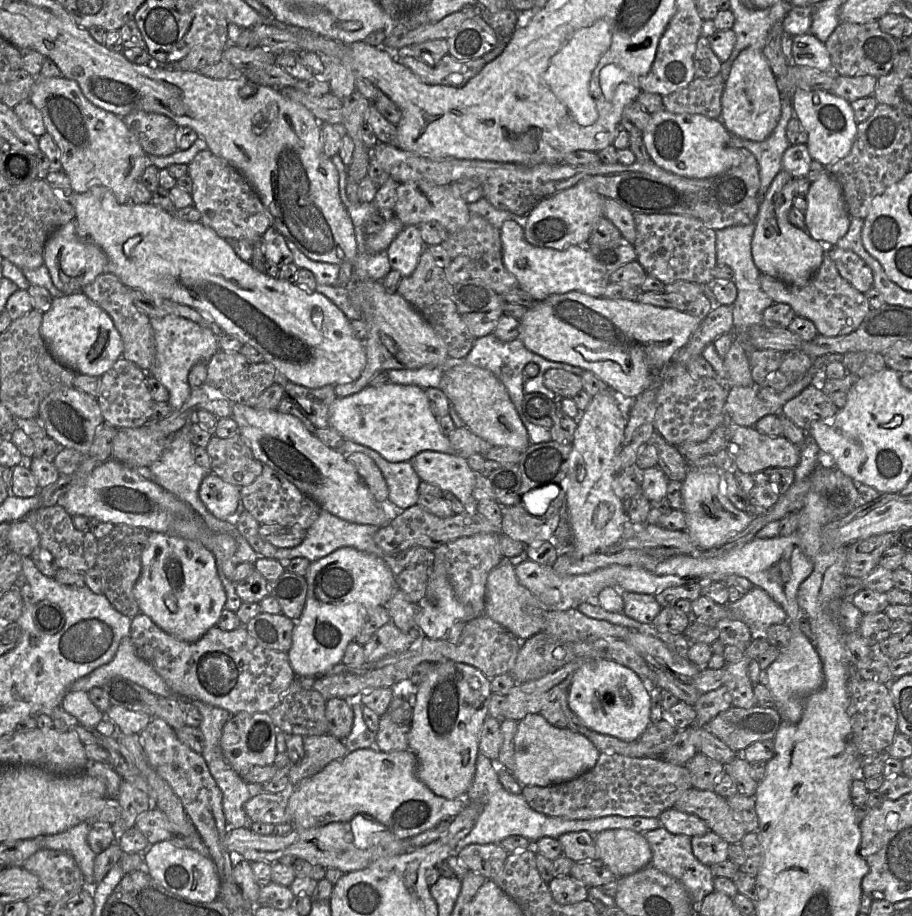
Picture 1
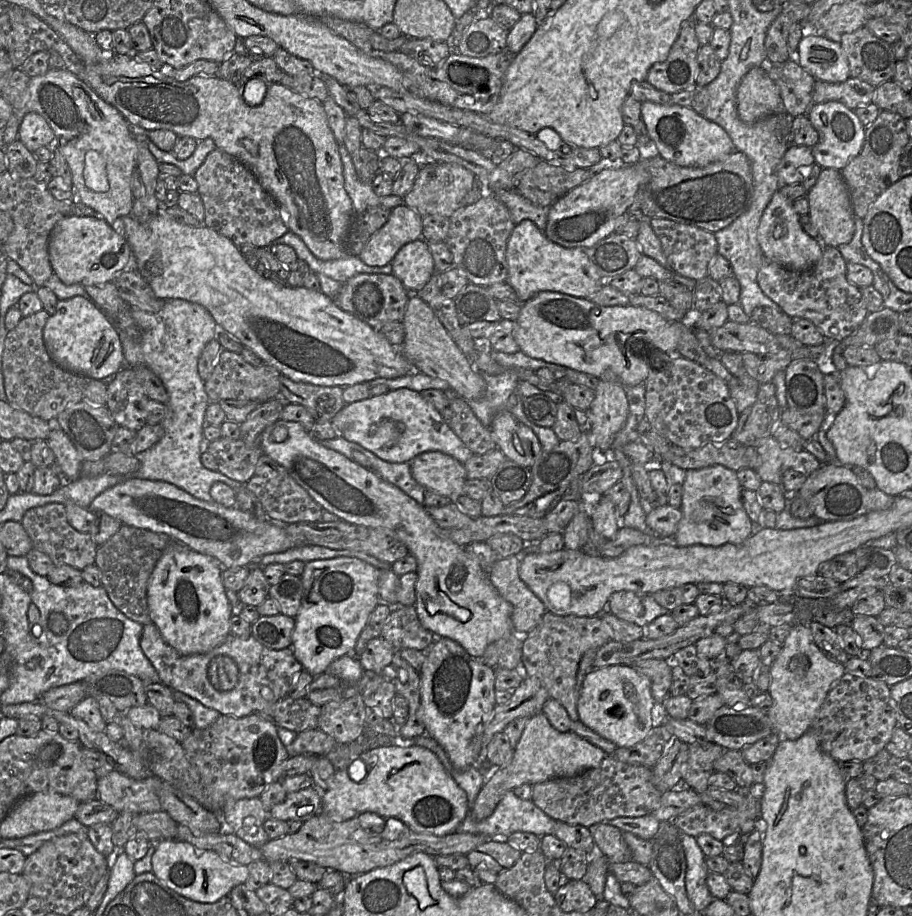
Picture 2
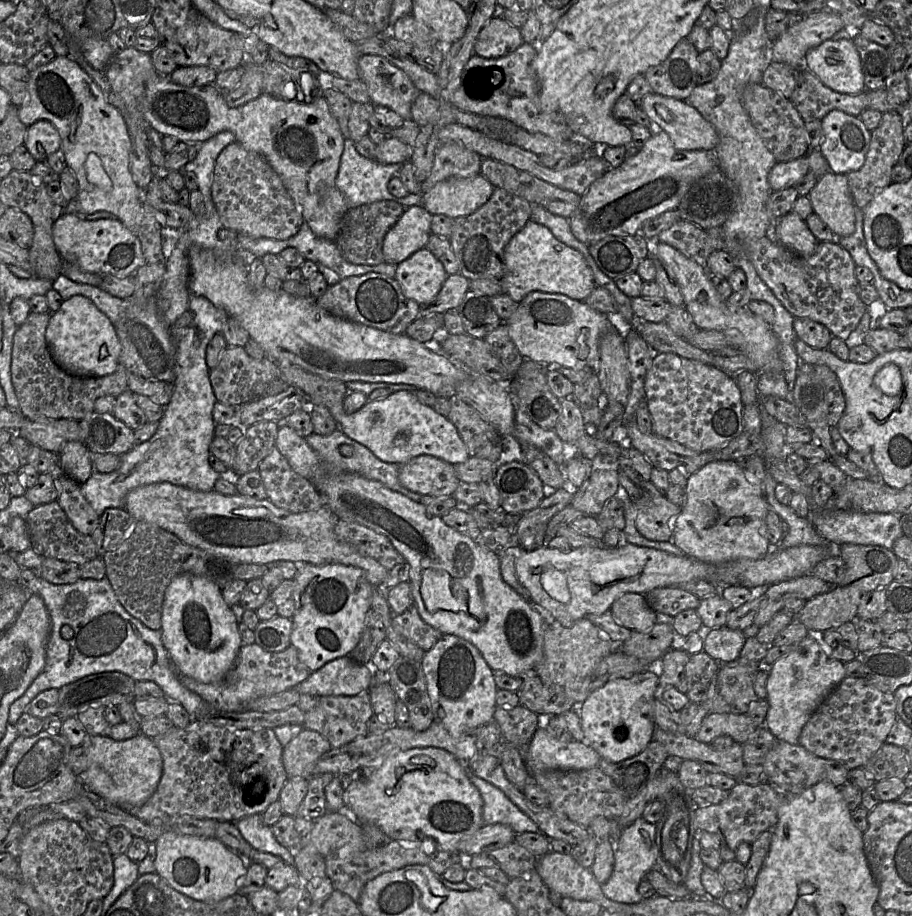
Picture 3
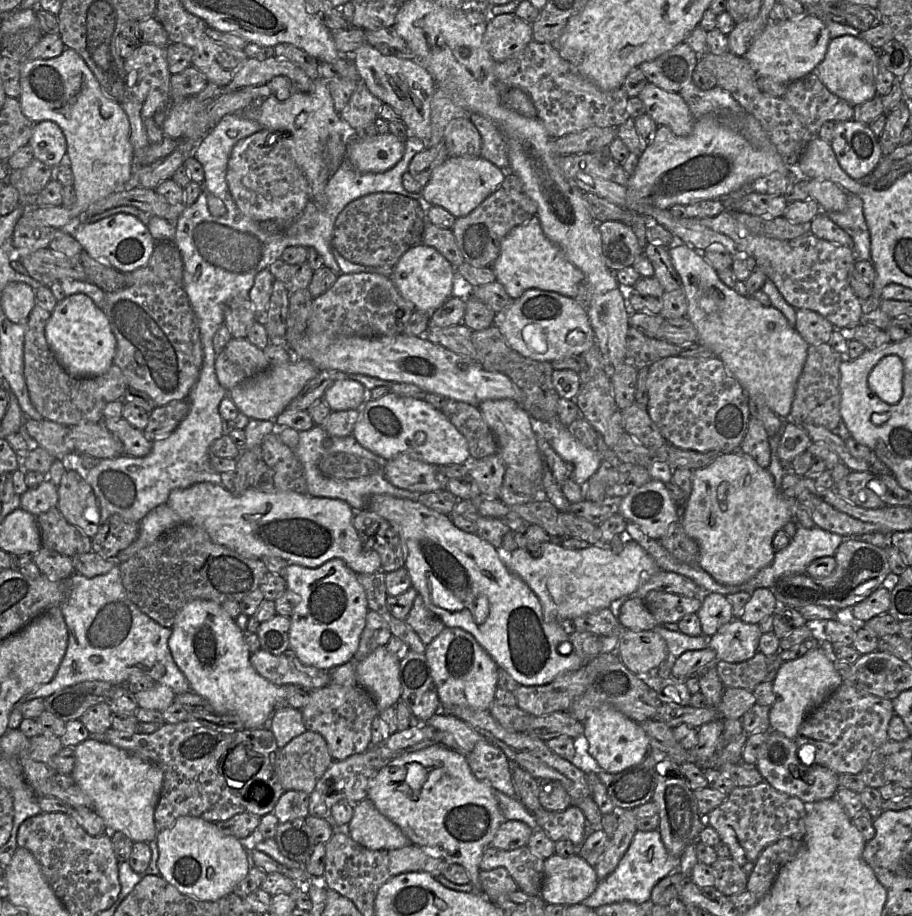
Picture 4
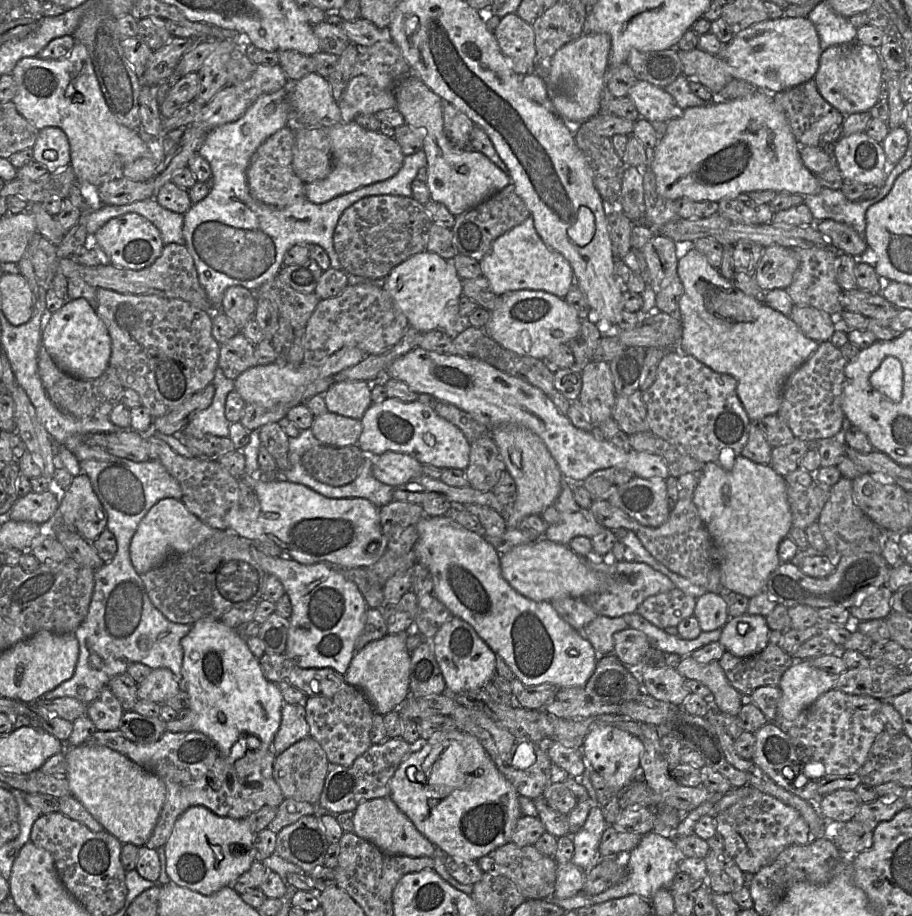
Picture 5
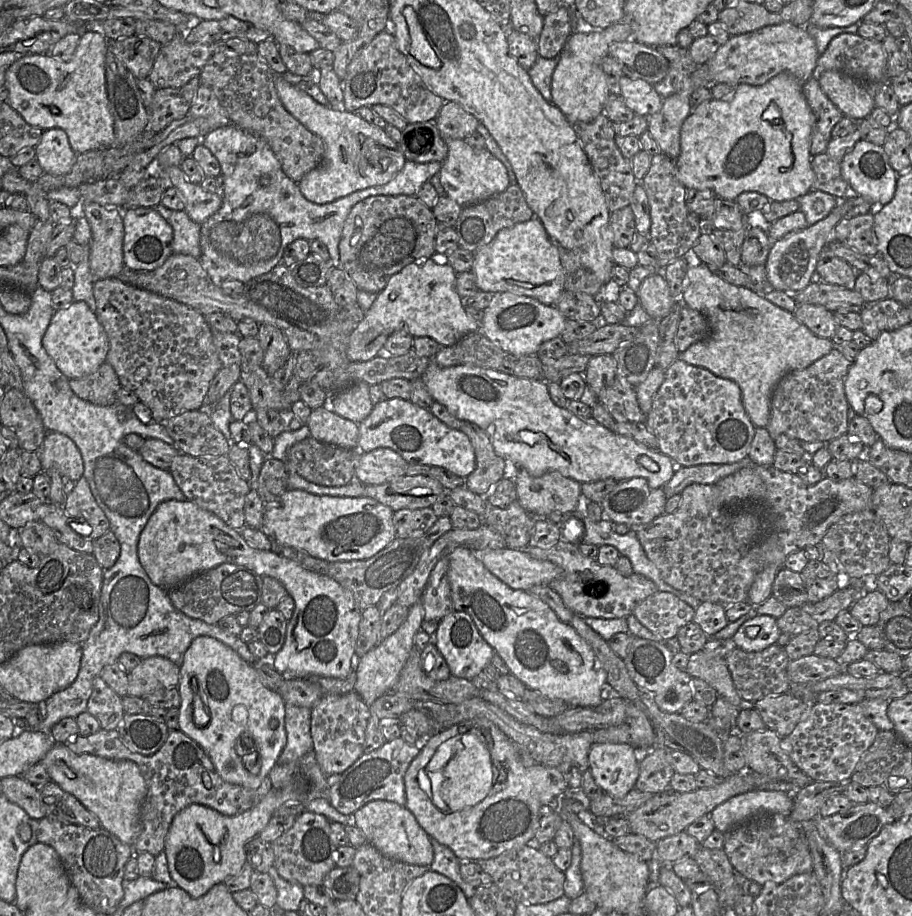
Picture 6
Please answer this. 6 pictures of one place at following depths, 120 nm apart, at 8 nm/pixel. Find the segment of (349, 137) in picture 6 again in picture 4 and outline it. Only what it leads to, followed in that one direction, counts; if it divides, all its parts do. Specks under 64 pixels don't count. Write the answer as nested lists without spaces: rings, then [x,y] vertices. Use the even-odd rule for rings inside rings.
[[[393,135],[352,138],[348,142],[346,160],[363,173],[381,173],[393,168],[403,157],[405,143]]]

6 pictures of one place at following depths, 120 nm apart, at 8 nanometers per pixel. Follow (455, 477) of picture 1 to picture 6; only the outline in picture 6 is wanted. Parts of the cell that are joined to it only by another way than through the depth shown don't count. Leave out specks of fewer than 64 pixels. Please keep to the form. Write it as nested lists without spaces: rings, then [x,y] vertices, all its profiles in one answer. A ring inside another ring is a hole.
[[[381,447],[361,454],[355,479],[364,485],[381,485],[405,476],[409,463],[390,448]]]

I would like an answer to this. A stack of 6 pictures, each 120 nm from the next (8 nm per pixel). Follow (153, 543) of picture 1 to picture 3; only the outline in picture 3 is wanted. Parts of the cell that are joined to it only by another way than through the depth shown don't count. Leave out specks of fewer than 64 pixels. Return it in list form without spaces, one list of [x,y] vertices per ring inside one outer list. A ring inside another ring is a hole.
[[[182,574],[168,585],[162,607],[162,642],[176,669],[202,683],[221,681],[233,667],[243,646],[238,622],[212,581]]]

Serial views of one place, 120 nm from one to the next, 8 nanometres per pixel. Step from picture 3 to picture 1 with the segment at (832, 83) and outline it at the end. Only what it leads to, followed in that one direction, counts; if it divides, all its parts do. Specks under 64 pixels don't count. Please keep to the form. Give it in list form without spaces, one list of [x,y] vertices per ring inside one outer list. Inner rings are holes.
[[[811,33],[793,36],[792,55],[798,66],[834,73],[825,44]]]

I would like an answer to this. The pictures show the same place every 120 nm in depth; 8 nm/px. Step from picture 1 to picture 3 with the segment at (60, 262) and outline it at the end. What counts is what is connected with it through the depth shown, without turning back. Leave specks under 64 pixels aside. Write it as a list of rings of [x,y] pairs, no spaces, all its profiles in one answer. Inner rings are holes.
[[[65,210],[57,213],[52,237],[62,260],[78,265],[94,274],[111,274],[117,277],[133,275],[143,263],[139,238],[119,219],[87,220]]]

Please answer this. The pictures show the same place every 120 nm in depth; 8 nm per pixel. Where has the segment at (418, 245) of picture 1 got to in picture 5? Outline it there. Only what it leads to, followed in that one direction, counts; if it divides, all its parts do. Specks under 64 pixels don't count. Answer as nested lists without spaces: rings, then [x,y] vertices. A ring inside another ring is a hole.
[[[424,250],[395,266],[386,277],[383,289],[406,316],[409,325],[419,332],[440,330],[454,339],[470,326],[467,319],[459,315],[462,279],[457,275],[451,261],[436,253]]]

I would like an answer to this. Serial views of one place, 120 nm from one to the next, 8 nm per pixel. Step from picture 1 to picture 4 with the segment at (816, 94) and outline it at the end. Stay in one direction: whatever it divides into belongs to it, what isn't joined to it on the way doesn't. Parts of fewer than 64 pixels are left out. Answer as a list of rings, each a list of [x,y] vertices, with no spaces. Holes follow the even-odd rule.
[[[853,119],[835,123],[830,145],[841,169],[855,180],[862,180],[869,176],[883,158],[878,137],[867,124]]]

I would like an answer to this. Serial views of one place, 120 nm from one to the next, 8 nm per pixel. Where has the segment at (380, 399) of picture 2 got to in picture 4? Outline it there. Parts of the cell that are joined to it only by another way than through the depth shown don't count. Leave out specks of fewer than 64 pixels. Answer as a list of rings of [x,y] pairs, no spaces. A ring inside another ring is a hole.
[[[392,392],[363,404],[352,435],[362,447],[386,460],[402,453],[432,465],[443,466],[463,464],[470,457],[466,438],[441,411],[424,400]]]

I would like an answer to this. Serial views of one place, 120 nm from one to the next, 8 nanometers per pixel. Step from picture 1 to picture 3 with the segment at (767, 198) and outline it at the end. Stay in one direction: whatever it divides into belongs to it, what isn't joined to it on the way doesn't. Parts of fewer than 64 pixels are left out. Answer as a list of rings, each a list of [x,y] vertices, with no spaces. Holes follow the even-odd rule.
[[[789,212],[776,219],[774,224],[775,240],[782,246],[804,258],[814,253],[818,240],[797,214]]]

